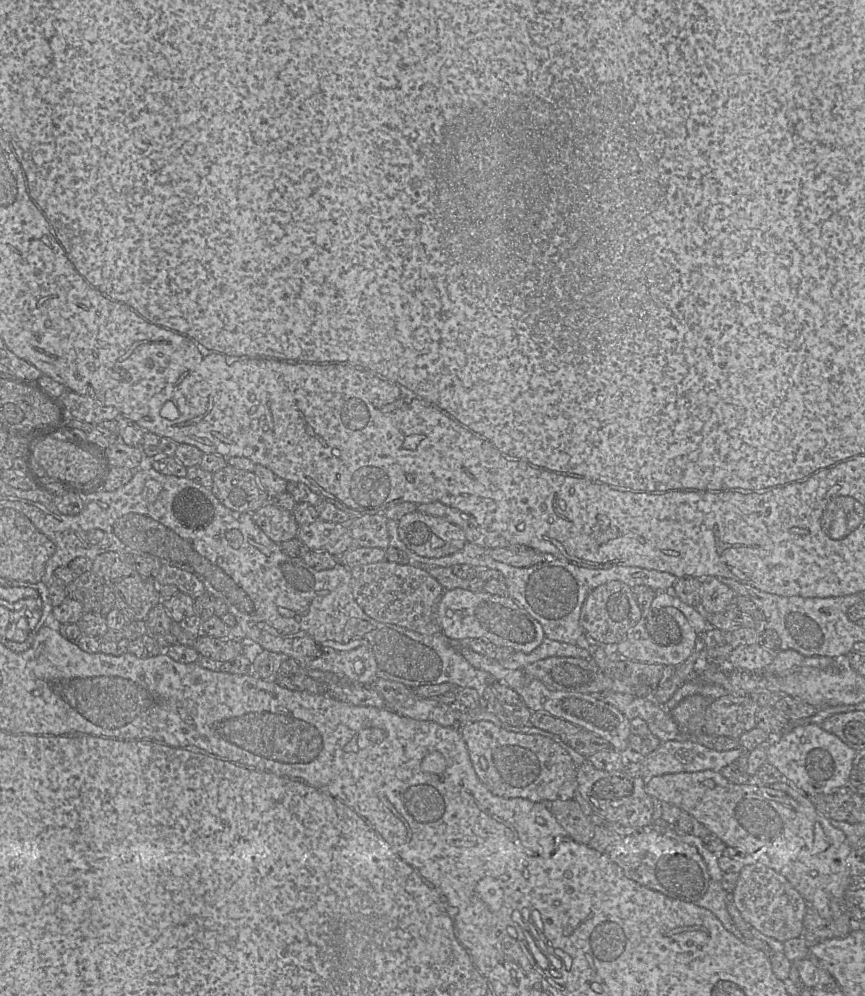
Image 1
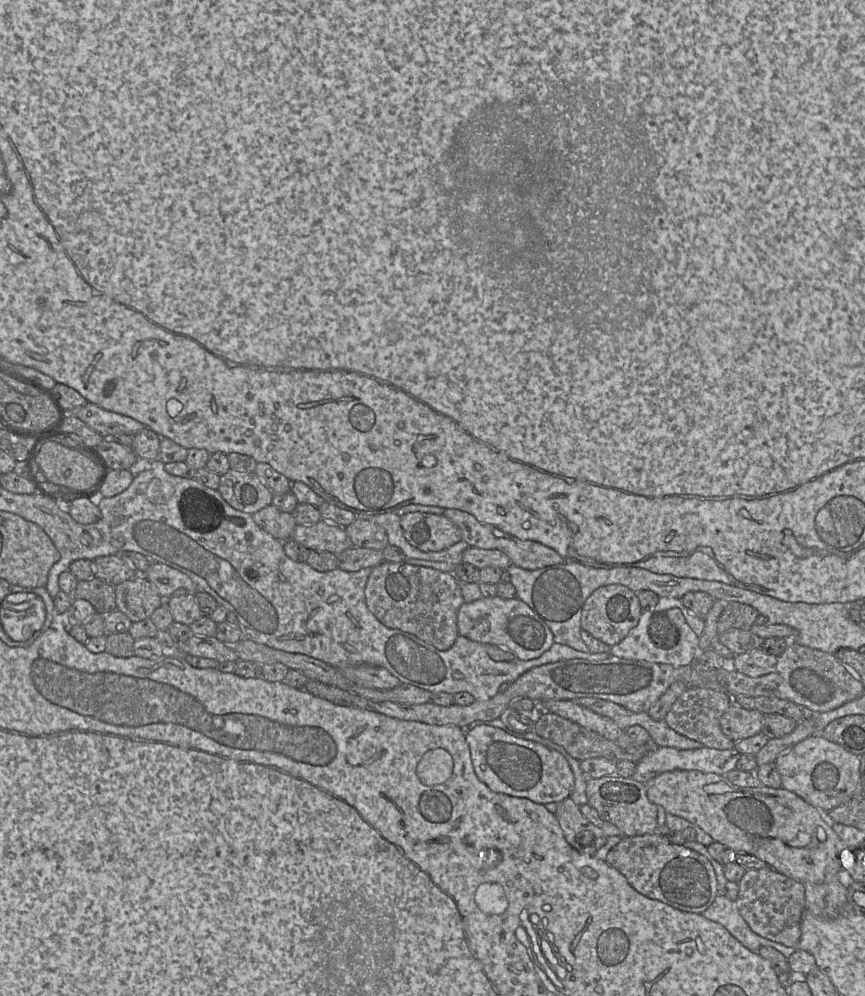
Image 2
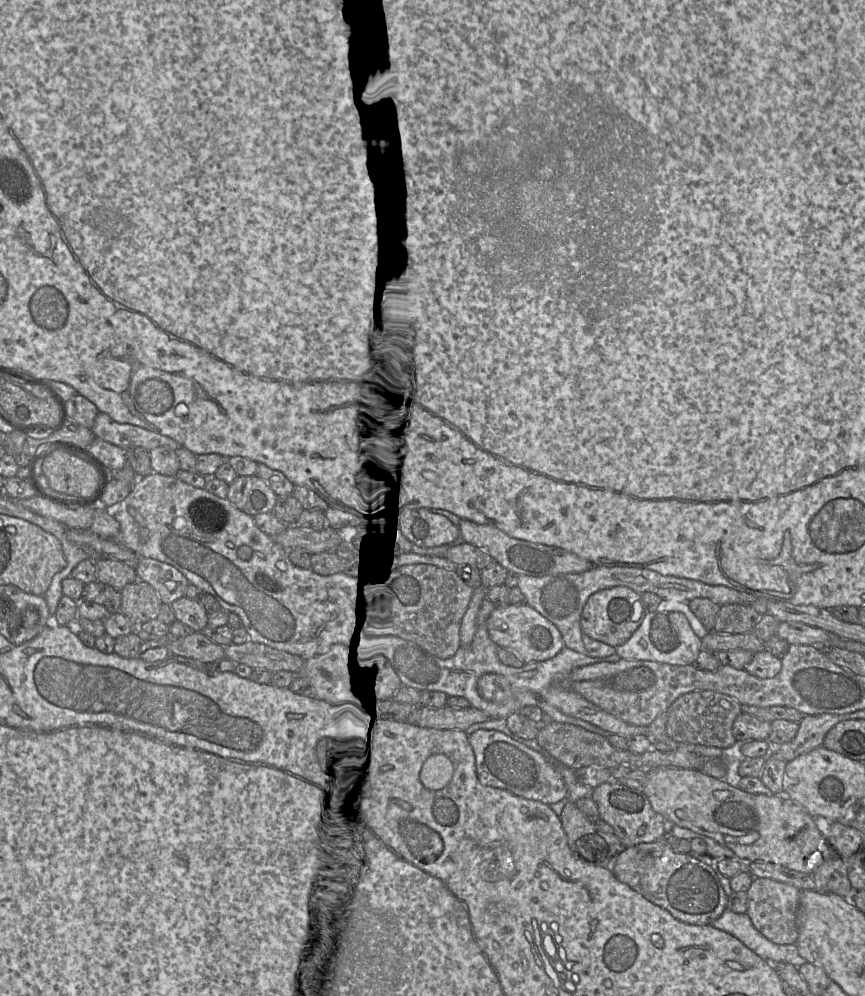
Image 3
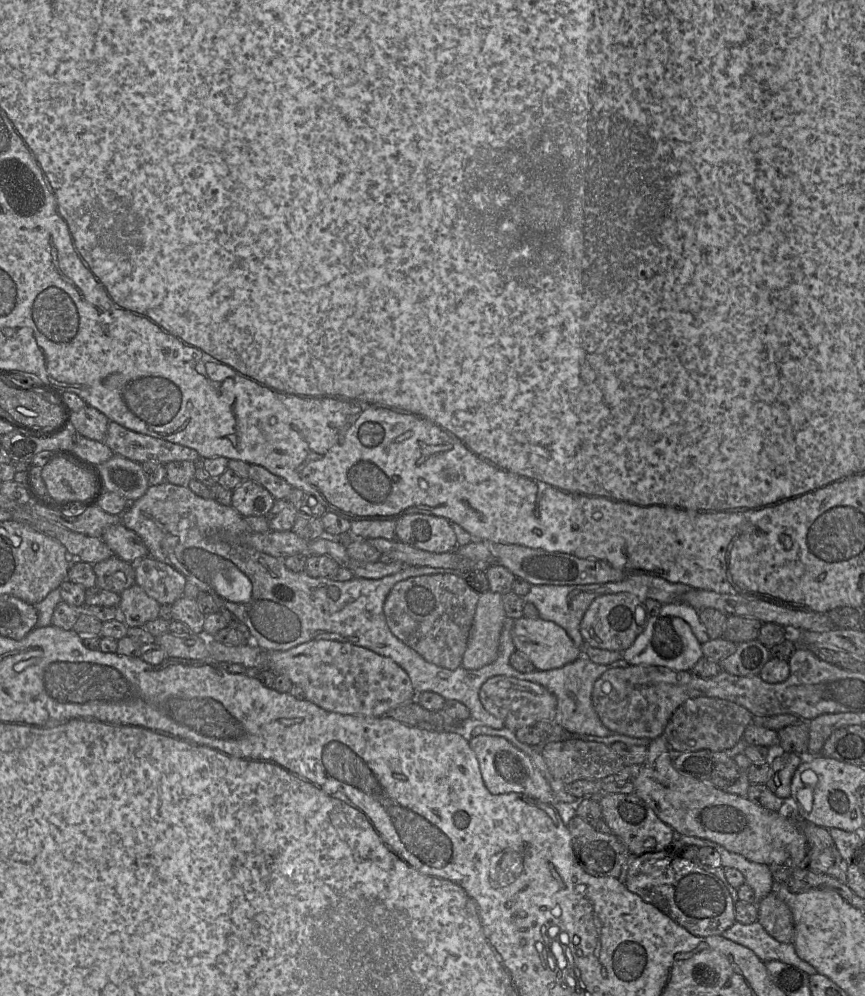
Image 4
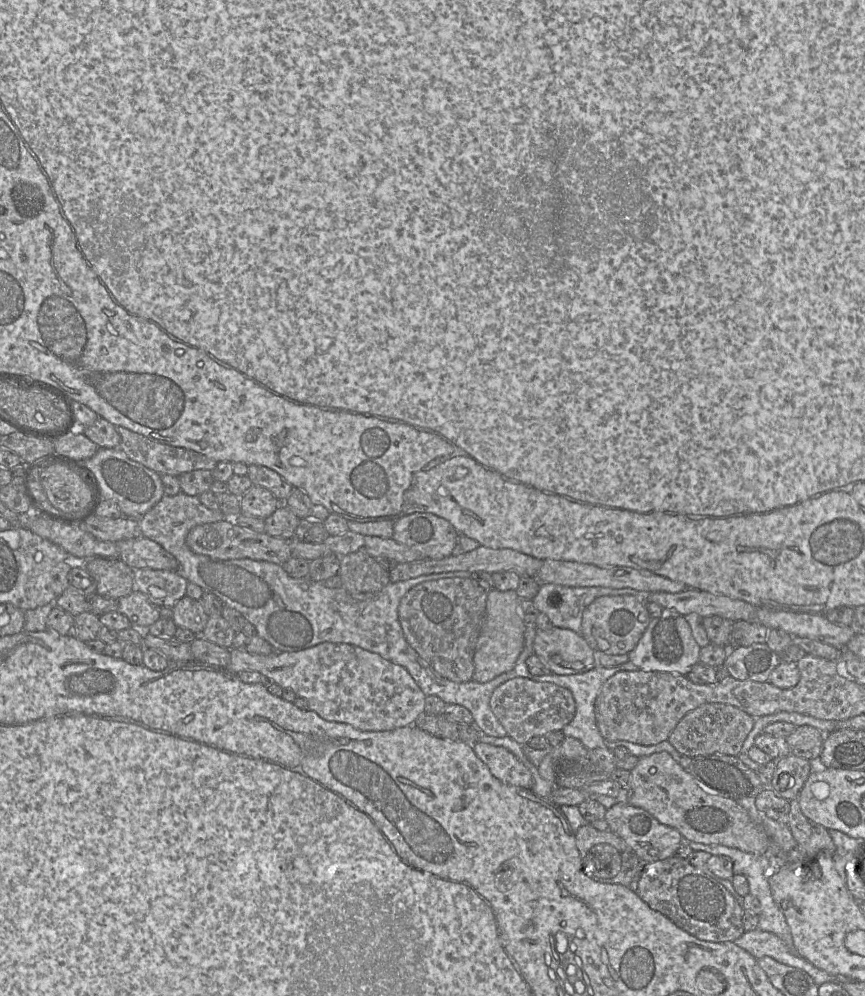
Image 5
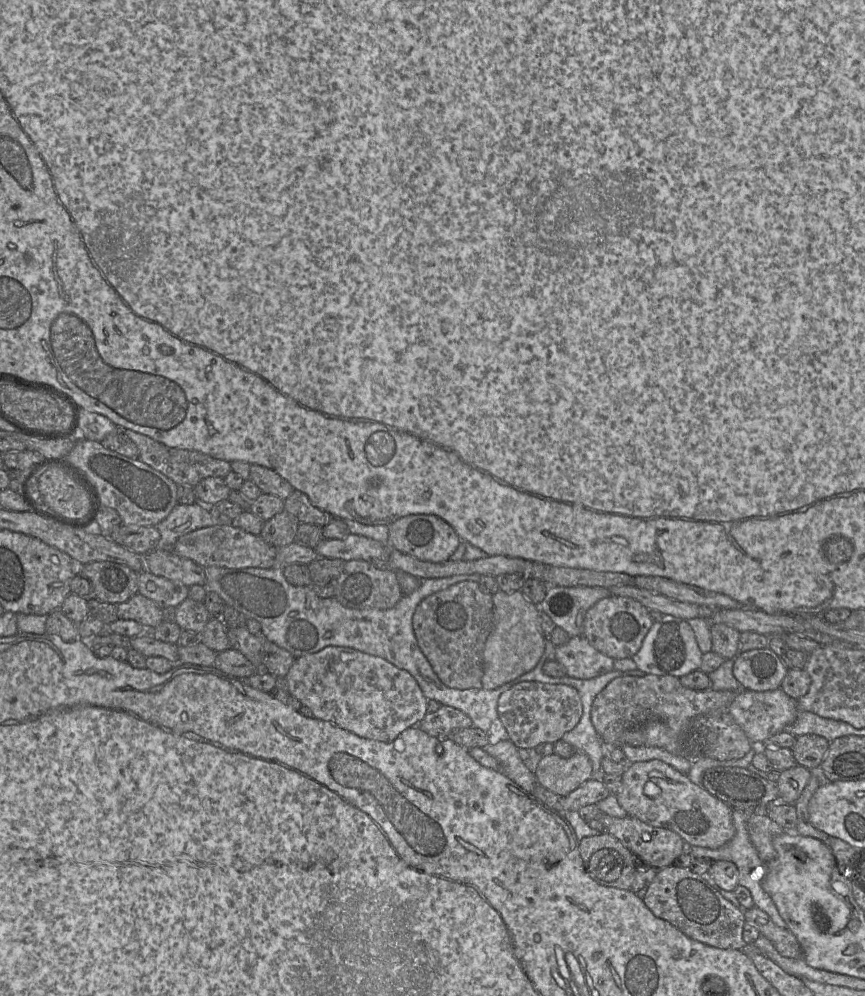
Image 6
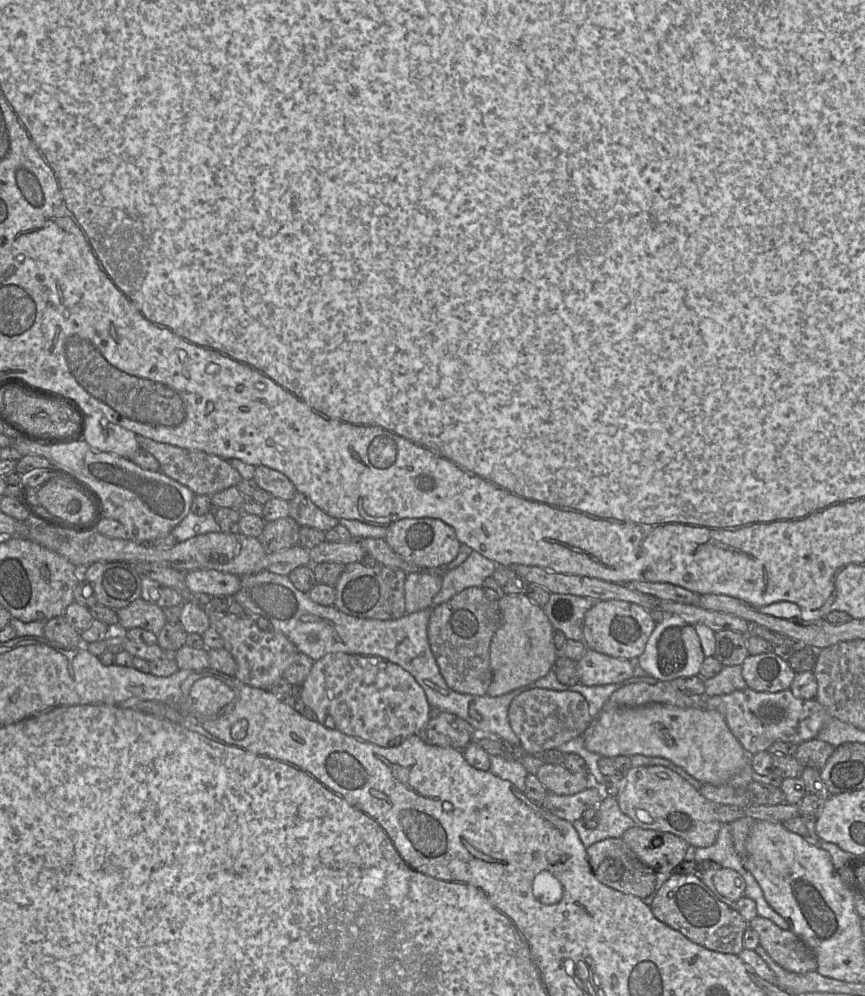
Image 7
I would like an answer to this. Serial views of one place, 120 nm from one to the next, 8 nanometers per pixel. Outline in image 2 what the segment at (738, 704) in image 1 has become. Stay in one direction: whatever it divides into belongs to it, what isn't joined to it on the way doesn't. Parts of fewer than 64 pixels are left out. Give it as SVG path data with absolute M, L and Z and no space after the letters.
M732 701L722 715L720 726L722 732L737 742L761 732L764 714L757 710L747 710Z

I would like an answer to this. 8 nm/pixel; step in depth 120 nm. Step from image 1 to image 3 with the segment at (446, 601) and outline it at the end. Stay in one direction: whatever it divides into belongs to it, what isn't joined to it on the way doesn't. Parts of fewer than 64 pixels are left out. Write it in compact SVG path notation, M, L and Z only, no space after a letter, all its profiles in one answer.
M526 603L495 607L485 625L490 639L496 645L516 652L525 663L551 659L565 647L559 629Z

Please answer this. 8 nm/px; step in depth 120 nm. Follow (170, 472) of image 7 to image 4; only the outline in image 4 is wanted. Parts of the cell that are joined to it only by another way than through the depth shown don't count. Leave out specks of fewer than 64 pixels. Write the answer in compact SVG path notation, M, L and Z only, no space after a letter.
M113 421L108 424L104 443L114 454L139 464L152 461L166 465L172 461L200 460L193 448L135 432Z

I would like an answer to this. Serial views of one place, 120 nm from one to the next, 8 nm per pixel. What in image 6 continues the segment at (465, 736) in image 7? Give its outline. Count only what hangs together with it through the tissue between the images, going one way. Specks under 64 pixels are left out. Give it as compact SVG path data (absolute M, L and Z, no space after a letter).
M441 705L436 712L427 713L417 726L430 736L449 738L453 731L471 727L472 720L454 707Z

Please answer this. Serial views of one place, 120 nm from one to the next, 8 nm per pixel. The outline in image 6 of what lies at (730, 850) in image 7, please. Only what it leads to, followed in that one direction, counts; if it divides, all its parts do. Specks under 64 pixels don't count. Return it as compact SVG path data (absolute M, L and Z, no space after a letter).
M733 809L732 820L735 827L734 837L727 842L725 845L718 849L709 849L699 846L690 847L690 854L695 858L710 858L713 861L730 861L733 862L739 872L739 885L746 887L752 895L754 906L761 910L765 910L766 913L770 916L772 921L781 928L788 928L786 922L781 921L777 915L780 915L776 905L772 901L771 897L765 892L762 887L762 880L766 875L766 864L760 859L757 850L752 844L748 830L747 830L747 821L750 817L750 814L754 811L745 811L742 809Z

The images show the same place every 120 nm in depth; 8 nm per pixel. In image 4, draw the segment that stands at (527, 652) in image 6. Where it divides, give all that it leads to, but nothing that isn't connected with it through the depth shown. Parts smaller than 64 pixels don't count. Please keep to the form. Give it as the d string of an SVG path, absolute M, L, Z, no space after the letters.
M491 591L480 594L462 659L463 668L477 670L497 659L500 635L507 618L502 596Z

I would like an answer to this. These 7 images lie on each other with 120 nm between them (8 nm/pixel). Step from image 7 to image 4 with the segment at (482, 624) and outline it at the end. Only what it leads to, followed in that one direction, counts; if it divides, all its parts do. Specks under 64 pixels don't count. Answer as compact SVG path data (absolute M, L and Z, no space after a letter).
M452 574L409 577L397 582L384 602L390 631L426 661L455 670L462 666L480 594L465 579Z

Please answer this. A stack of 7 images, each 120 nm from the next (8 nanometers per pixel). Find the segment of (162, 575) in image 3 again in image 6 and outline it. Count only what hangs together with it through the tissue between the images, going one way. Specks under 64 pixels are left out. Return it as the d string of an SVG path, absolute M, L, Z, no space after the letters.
M139 572L138 594L154 601L160 608L177 607L189 597L189 587L150 572Z

